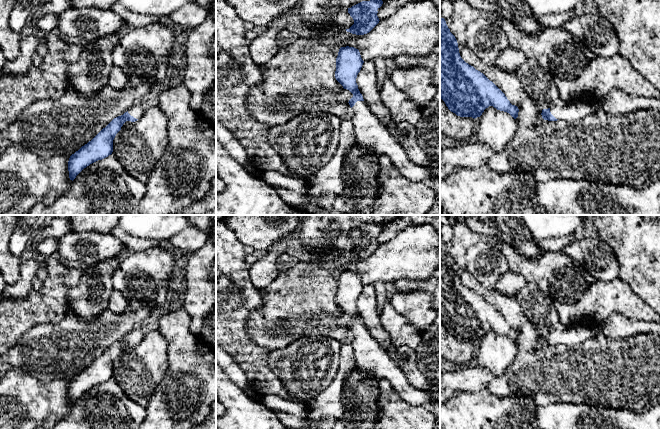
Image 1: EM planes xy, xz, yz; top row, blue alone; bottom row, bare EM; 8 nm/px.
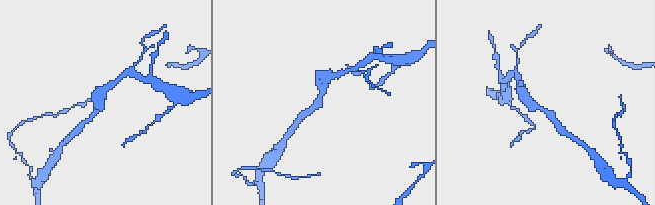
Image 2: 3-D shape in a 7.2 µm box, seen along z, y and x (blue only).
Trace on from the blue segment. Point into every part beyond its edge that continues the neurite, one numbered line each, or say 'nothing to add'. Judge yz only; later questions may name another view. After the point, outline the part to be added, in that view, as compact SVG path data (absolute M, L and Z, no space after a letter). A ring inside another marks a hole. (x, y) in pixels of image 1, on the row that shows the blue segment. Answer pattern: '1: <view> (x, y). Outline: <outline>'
1: yz (567, 111). Outline: M577 100L552 105L550 107L550 112L558 120L576 121L593 114L599 108L599 104Z

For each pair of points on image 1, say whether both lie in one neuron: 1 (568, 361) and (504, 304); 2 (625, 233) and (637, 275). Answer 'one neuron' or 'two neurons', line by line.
1: one neuron
2: one neuron

